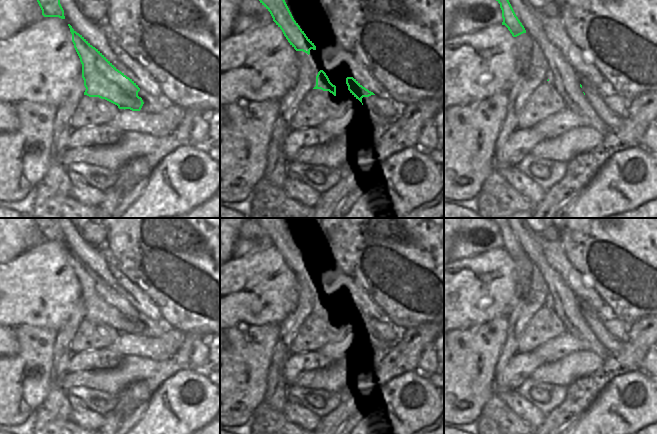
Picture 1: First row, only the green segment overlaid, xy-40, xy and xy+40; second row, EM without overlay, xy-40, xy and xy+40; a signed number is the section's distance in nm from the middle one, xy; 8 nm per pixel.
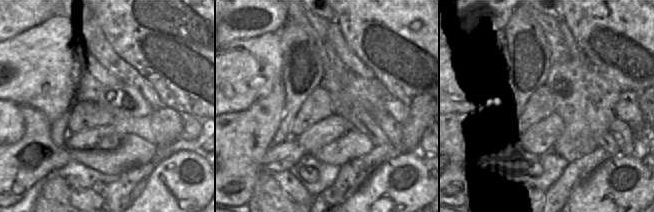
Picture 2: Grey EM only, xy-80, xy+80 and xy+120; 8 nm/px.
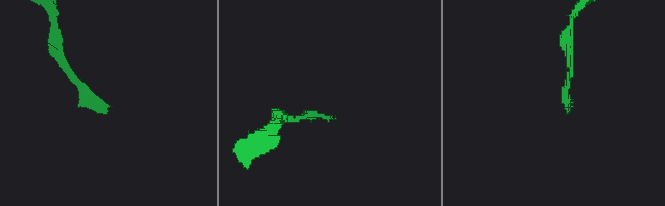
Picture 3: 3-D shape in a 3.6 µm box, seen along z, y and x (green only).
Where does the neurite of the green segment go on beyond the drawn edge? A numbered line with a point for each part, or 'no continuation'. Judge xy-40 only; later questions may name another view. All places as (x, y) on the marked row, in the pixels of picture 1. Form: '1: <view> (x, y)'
no continuation

